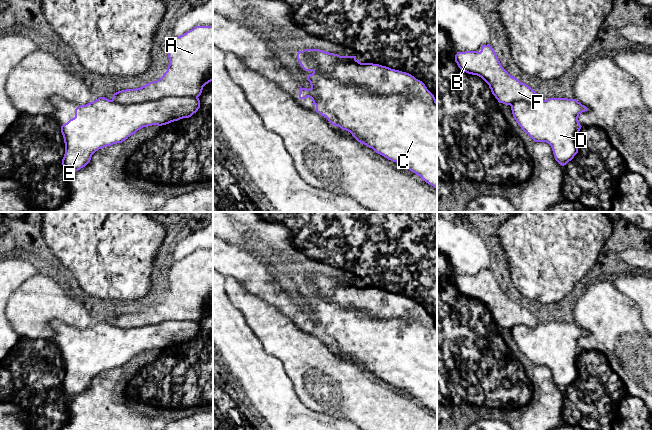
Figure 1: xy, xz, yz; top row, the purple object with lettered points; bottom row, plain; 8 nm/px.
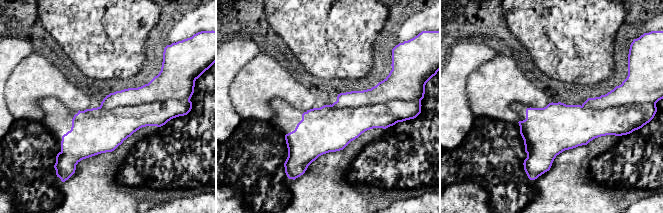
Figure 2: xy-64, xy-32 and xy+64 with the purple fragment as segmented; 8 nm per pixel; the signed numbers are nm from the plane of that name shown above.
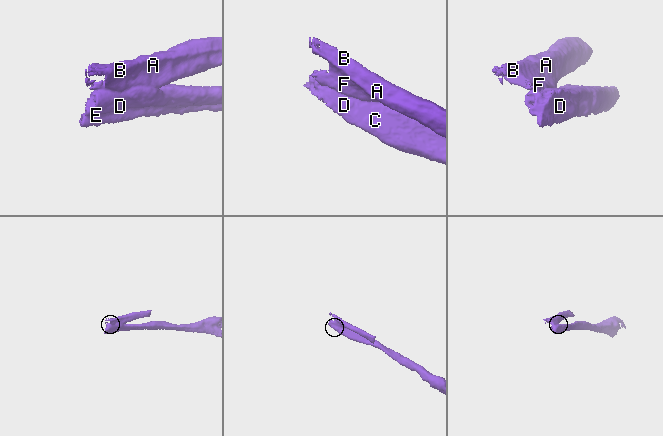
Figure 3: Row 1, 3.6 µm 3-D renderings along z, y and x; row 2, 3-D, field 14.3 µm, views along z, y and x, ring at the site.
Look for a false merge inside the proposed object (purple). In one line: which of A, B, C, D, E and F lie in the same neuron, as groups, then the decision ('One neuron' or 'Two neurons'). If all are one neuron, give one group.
Groups: A B F / C D E. Two neurons

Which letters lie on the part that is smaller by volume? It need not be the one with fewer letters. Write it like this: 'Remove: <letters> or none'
Remove: A, B, F

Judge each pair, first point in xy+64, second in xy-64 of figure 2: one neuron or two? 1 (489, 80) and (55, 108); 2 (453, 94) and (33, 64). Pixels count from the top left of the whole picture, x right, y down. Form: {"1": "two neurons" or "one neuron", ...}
{"1": "two neurons", "2": "two neurons"}

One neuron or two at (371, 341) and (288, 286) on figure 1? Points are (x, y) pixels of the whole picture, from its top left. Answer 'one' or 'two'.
two

